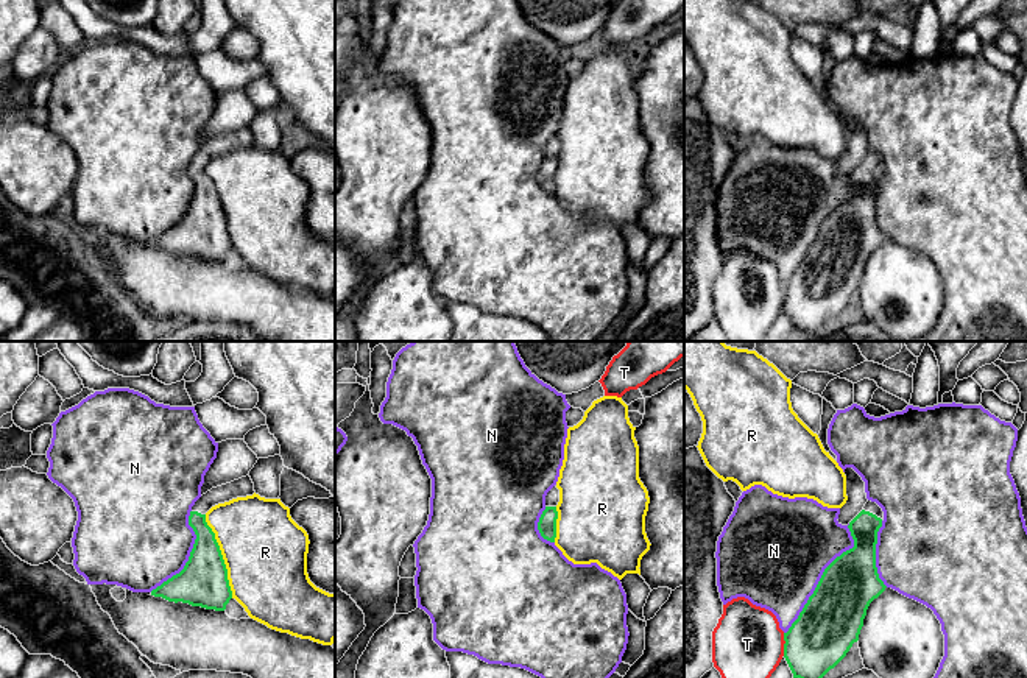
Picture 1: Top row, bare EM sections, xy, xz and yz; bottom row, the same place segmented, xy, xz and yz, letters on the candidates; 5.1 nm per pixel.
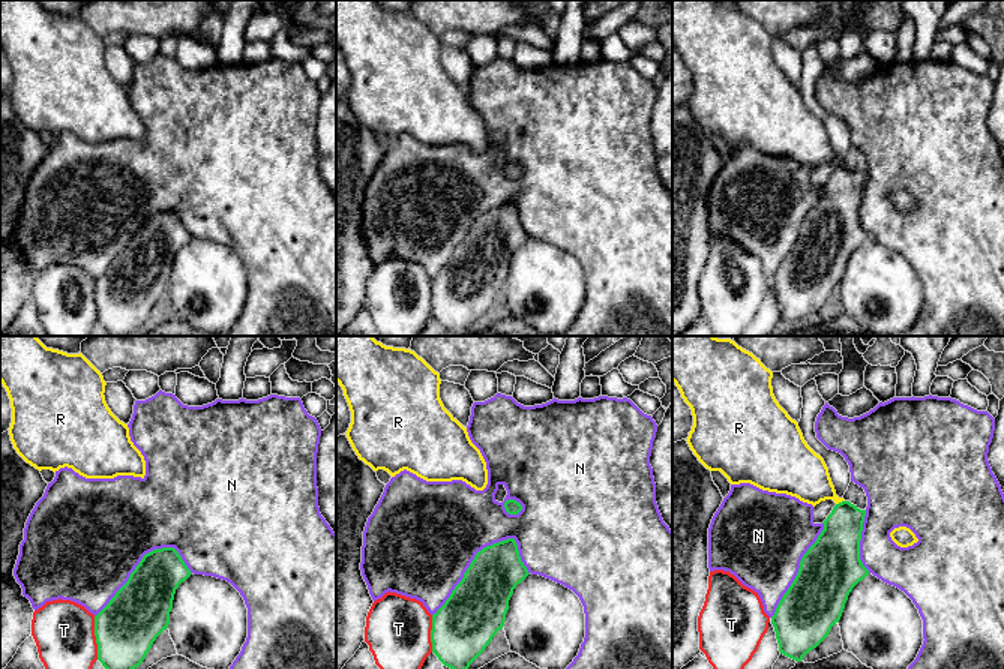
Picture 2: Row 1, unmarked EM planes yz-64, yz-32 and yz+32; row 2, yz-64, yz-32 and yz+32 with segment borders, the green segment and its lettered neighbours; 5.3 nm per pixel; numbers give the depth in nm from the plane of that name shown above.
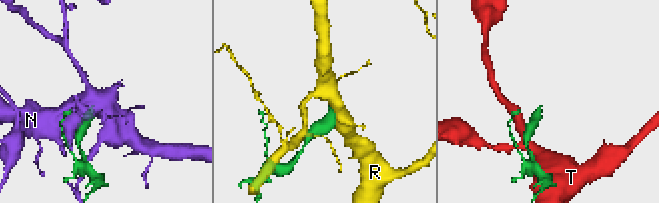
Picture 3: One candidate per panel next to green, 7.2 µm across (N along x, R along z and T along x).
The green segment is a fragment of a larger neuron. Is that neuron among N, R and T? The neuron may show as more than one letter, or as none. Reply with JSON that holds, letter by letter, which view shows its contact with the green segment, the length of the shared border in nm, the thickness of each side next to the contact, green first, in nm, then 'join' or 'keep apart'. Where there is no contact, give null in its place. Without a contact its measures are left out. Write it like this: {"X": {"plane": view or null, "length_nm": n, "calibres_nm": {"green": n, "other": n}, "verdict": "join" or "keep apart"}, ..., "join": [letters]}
{"N": {"plane": "yz", "length_nm": 650, "calibres_nm": {"green": 320, "other": 480}, "verdict": "keep apart"}, "R": {"plane": "xy", "length_nm": 460, "calibres_nm": {"green": 260, "other": 440}, "verdict": "keep apart"}, "T": {"plane": "yz", "length_nm": 120, "calibres_nm": {"green": 320, "other": 360}, "verdict": "keep apart"}, "join": []}

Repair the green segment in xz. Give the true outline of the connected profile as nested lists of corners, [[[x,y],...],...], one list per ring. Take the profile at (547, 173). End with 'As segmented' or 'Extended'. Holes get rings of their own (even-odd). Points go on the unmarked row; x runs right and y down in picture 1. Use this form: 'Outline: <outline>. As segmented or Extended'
Outline: [[[545,157],[538,173],[538,181],[541,187],[550,193],[555,193],[556,189],[556,170],[556,157]]]. As segmented

